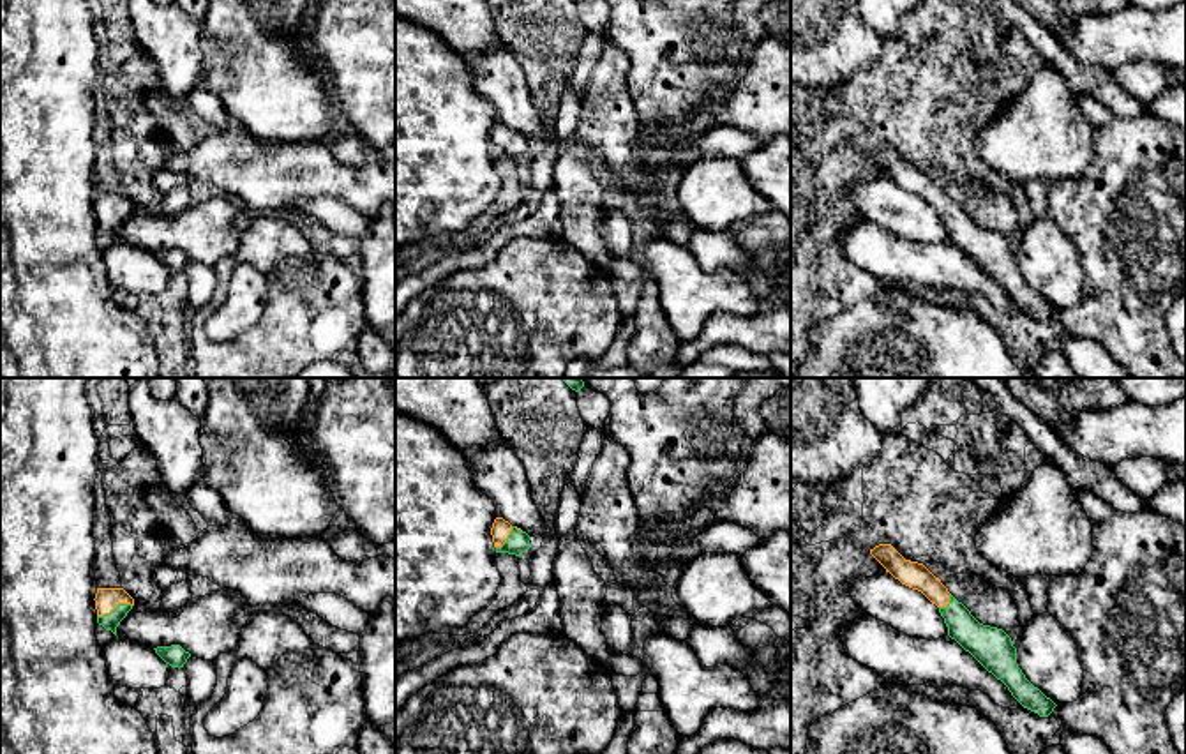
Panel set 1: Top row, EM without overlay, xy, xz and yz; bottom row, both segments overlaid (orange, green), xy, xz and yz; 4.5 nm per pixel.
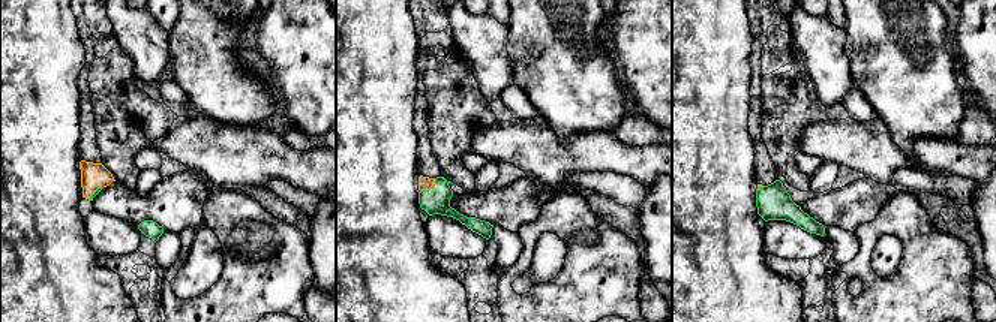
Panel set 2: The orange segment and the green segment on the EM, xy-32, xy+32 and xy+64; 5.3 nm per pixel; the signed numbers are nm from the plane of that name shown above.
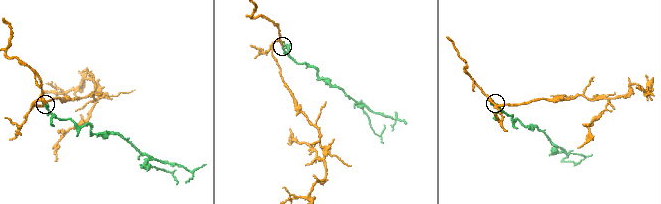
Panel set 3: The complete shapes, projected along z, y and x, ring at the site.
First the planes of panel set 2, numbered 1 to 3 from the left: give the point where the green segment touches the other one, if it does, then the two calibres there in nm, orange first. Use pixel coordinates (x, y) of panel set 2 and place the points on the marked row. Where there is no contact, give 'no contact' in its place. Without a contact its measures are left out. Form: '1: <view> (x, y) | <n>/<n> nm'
1: xy-32 (95, 190) | 140/20 nm
2: xy+32 (429, 187) | 80/140 nm
3: xy+64 (761, 186) | 20/190 nm

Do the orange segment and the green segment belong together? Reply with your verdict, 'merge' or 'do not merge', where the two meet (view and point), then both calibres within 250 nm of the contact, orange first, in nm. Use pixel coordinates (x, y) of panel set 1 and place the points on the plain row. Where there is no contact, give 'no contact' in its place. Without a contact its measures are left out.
merge; meets orange in xy at (113, 212); 110 nm thick on the orange side, 80 nm on the other

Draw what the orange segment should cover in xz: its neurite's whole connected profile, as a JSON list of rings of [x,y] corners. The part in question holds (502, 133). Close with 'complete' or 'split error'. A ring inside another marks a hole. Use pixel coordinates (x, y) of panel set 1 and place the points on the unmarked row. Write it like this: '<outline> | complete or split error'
[[[496,122],[491,132],[496,157],[508,157],[521,161],[529,154],[531,141],[517,131],[512,131],[503,122]]] | split error

